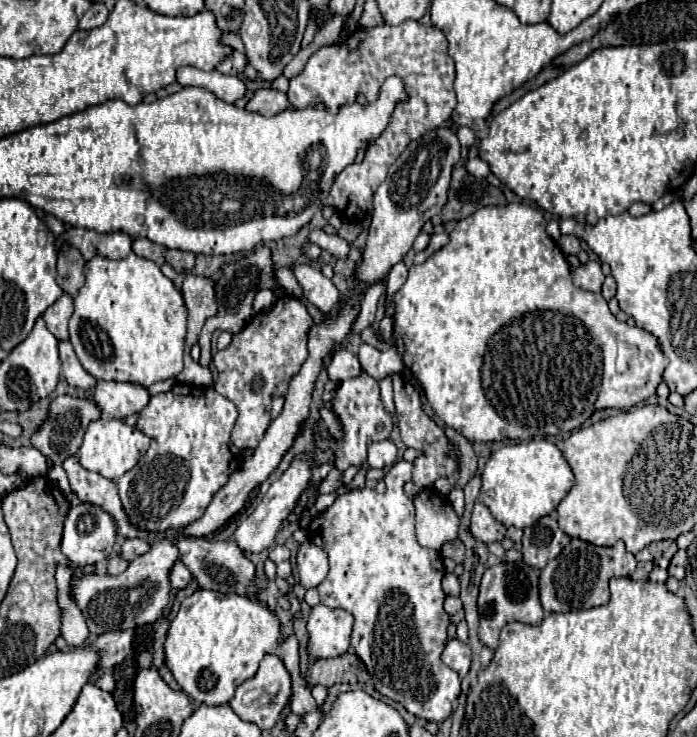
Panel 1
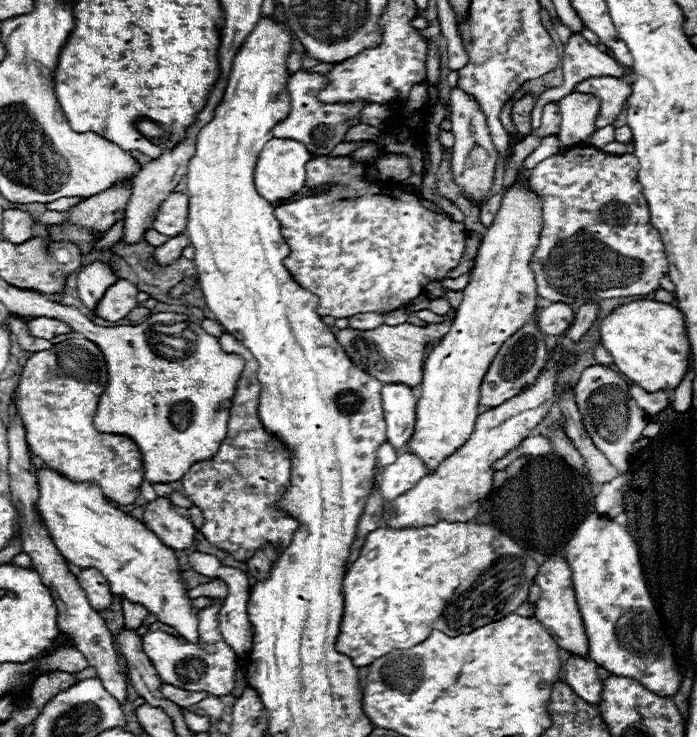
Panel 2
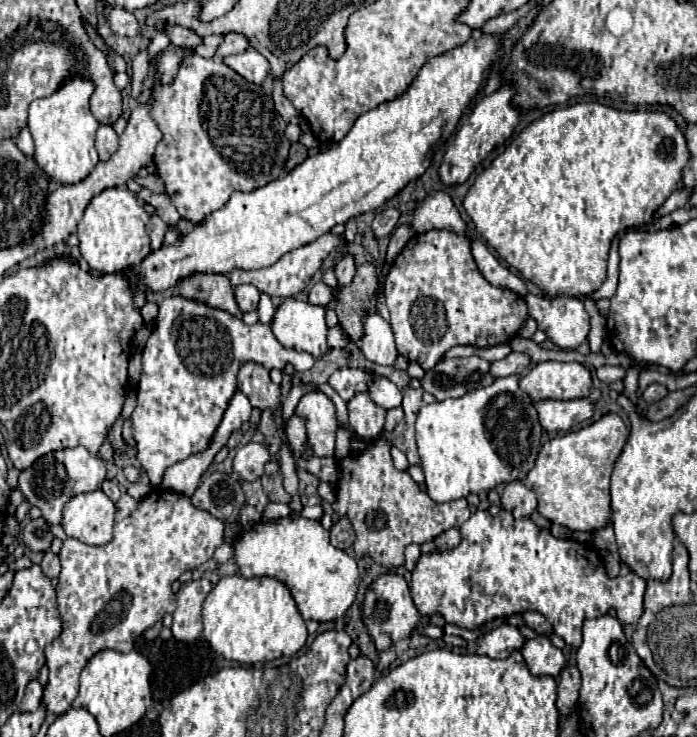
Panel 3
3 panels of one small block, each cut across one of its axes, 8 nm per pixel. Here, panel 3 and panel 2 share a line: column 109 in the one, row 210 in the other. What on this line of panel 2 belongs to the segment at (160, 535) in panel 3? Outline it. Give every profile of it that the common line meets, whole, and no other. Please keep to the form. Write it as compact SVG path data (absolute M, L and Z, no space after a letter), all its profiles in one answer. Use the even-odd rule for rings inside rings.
M574 146L532 168L530 186L544 198L544 228L530 262L536 276L536 292L542 300L580 304L596 298L644 296L660 288L660 278L668 274L668 258L662 236L650 222L648 202L638 182L638 158L634 154L610 156L594 146Z

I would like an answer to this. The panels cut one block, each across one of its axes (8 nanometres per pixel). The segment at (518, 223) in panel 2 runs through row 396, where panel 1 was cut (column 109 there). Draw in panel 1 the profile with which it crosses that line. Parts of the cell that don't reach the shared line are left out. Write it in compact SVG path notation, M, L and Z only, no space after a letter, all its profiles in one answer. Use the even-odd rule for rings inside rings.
M98 418L88 424L84 442L78 450L78 458L86 470L98 472L104 478L116 482L124 472L128 472L132 466L136 466L136 462L148 450L149 446L150 439L136 426L128 426L124 420L116 420L116 418L112 418L112 420Z

